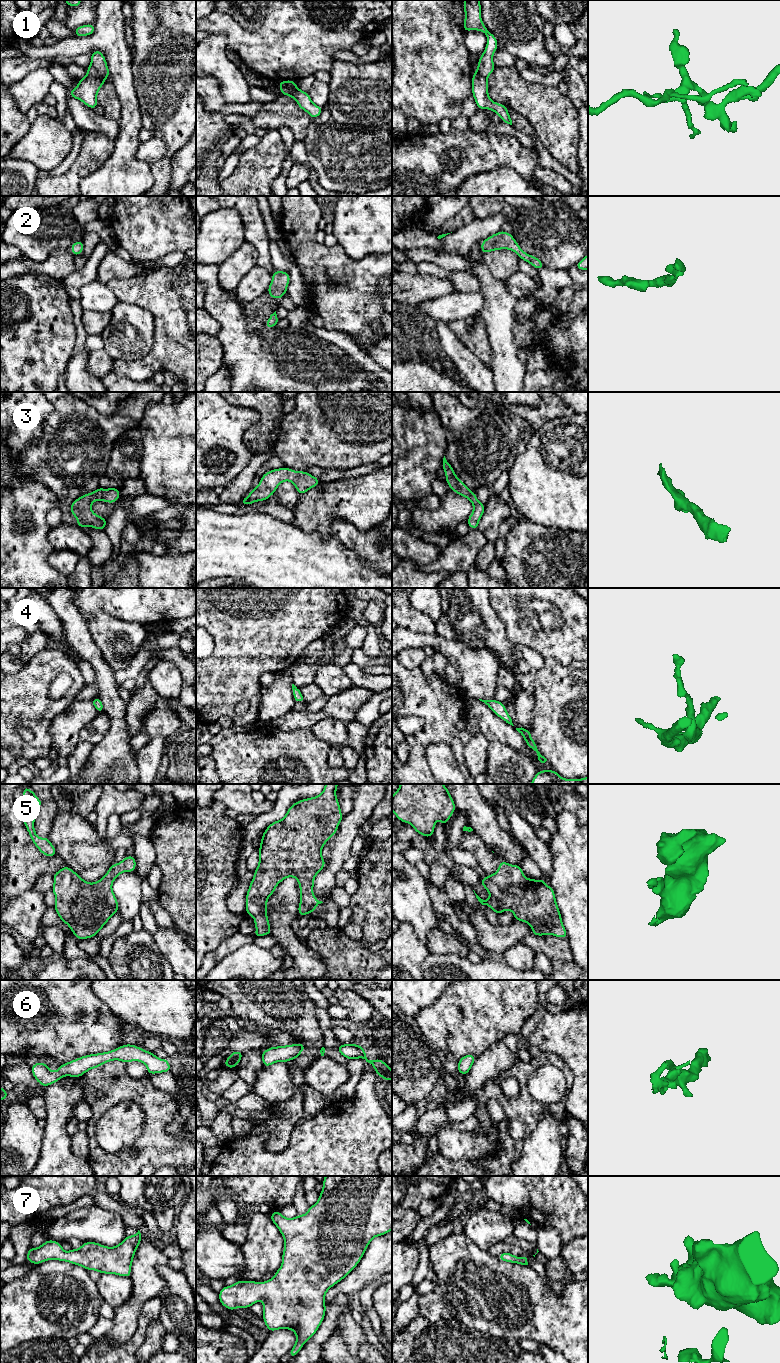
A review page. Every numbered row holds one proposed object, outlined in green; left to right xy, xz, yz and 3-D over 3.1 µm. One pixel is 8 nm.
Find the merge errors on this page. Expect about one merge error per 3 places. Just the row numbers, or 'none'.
1

